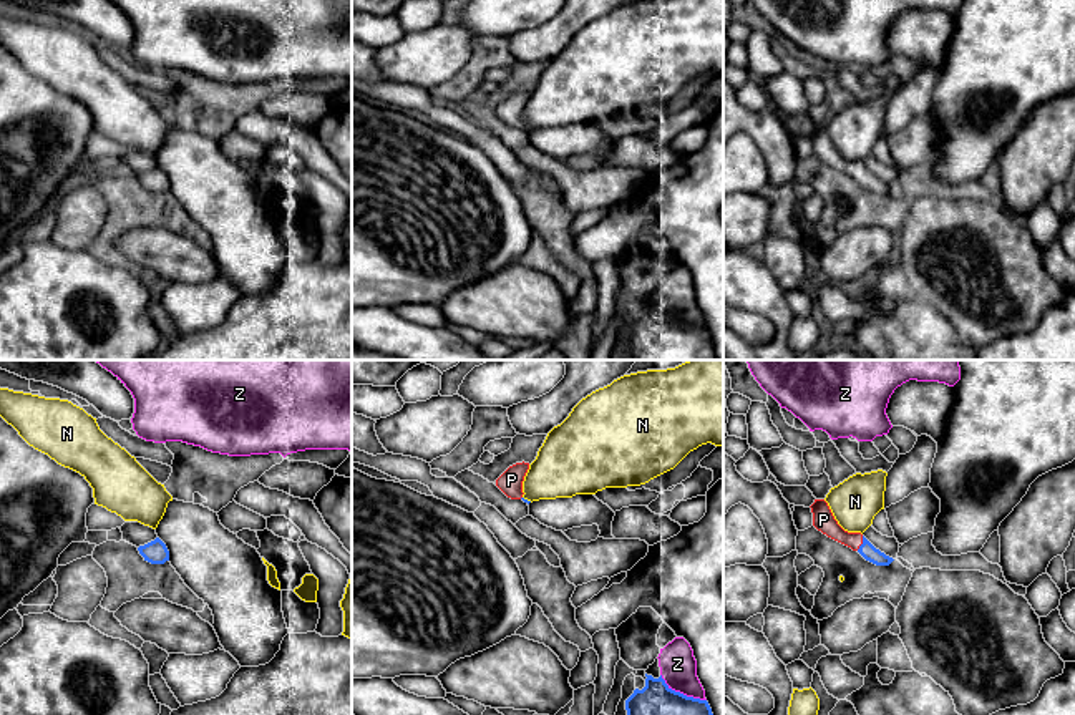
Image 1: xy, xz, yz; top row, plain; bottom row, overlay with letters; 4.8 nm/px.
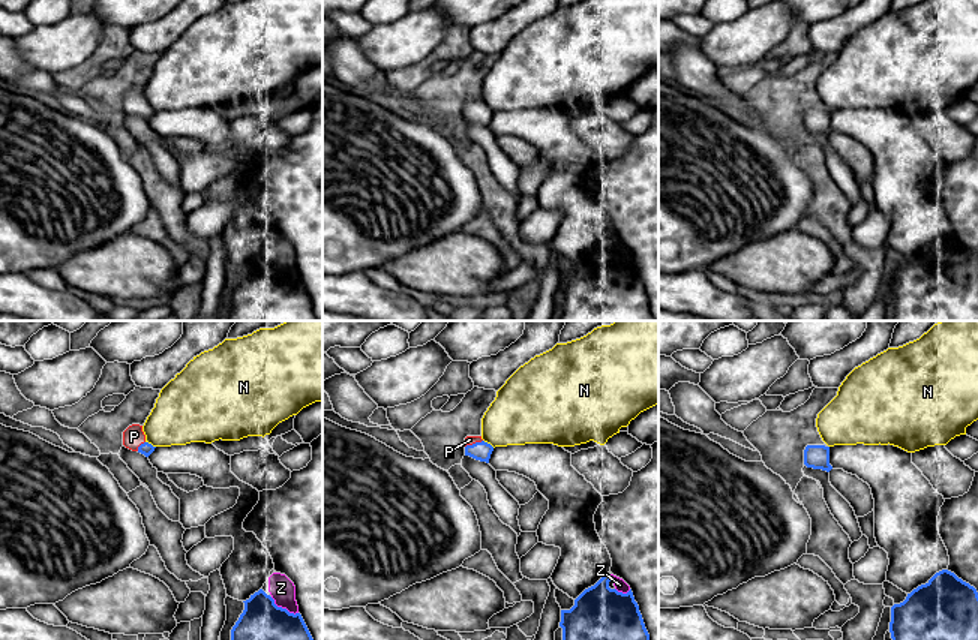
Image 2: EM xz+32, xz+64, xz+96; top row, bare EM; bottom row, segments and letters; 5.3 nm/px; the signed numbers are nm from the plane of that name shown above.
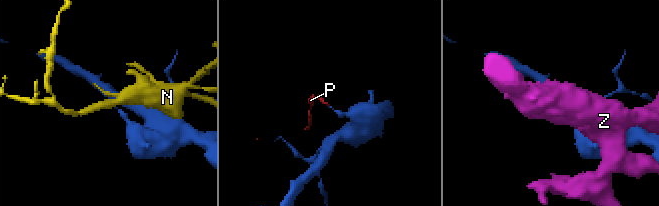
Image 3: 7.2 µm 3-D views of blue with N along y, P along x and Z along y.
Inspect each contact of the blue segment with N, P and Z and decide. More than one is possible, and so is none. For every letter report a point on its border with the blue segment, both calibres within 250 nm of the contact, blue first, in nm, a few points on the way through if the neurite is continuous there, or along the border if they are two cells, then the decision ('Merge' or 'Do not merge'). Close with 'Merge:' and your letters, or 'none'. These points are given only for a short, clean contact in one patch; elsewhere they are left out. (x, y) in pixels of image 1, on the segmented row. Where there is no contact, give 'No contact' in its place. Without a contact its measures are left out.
N: Touches blue at xz (526, 500). Thickness 20 nm (blue) against 300 nm. Do not merge
P: Touches blue at yz (863, 543). Thickness 80 nm (blue) against 110 nm. Path across: yz (866, 549), (863, 543), (841, 536), (823, 520). Merge
Z: Touches blue at xz (682, 694). Thickness 160 nm (blue) against 180 nm. Do not merge
Merge: P

